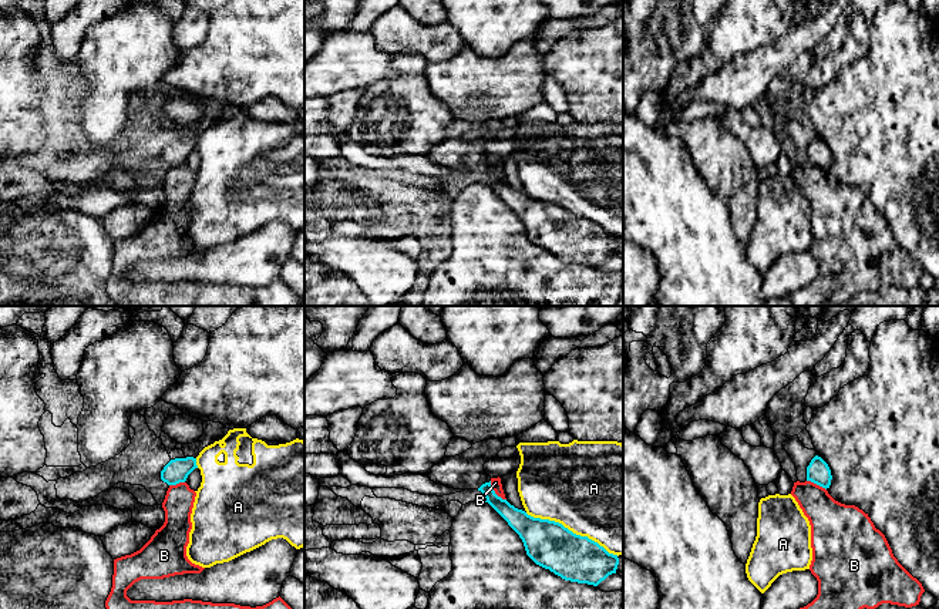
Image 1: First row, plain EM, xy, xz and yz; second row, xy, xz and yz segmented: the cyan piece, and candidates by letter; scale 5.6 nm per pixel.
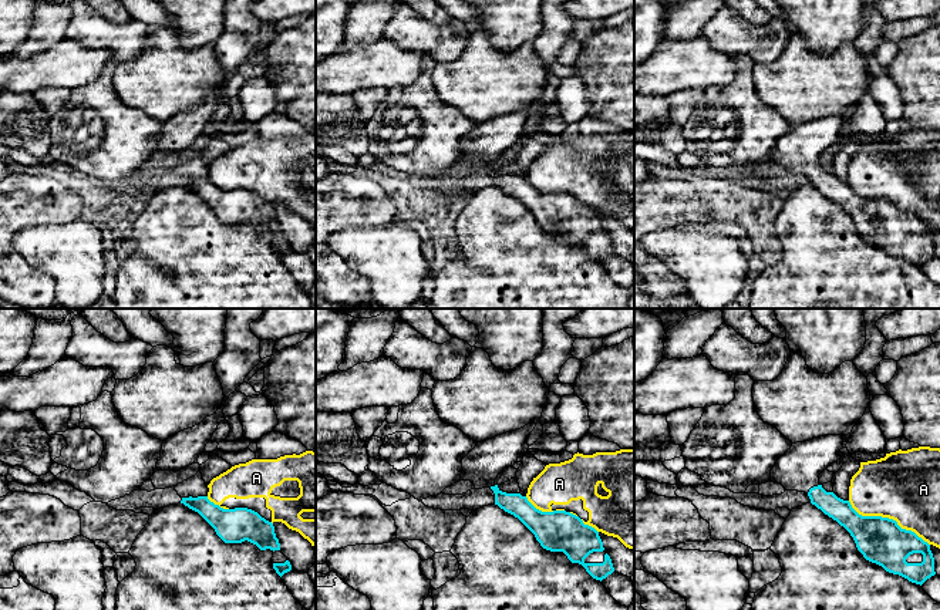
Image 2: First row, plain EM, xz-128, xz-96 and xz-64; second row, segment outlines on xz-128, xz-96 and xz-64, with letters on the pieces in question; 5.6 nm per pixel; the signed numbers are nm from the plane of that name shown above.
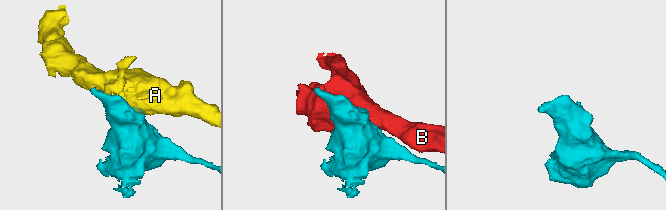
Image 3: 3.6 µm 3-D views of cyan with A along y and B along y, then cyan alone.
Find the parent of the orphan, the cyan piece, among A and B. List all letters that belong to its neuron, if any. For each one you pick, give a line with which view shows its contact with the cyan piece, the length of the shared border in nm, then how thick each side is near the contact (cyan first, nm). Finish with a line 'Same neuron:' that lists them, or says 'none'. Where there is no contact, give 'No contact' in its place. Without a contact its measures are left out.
Same neuron: none

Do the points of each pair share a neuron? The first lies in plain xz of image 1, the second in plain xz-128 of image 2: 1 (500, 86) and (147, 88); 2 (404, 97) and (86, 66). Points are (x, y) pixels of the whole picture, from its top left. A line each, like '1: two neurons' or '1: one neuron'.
1: one neuron
2: two neurons

